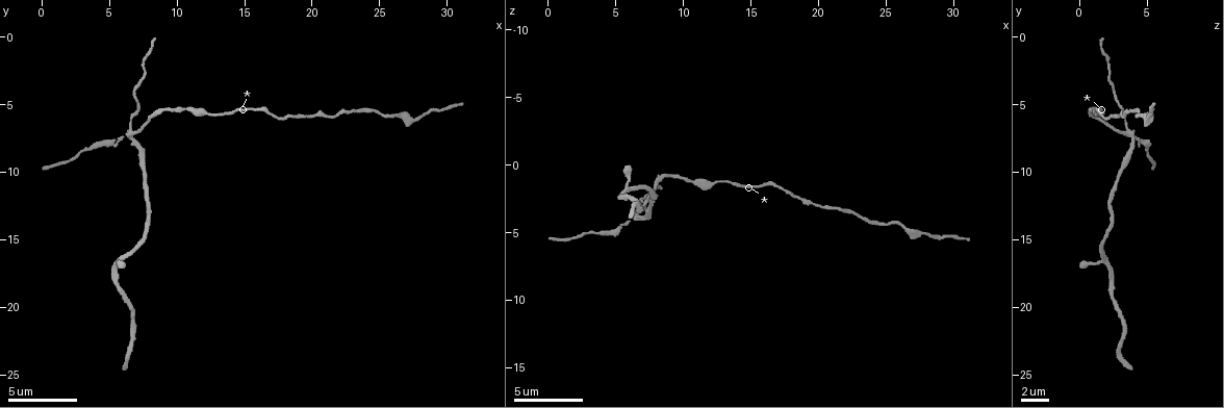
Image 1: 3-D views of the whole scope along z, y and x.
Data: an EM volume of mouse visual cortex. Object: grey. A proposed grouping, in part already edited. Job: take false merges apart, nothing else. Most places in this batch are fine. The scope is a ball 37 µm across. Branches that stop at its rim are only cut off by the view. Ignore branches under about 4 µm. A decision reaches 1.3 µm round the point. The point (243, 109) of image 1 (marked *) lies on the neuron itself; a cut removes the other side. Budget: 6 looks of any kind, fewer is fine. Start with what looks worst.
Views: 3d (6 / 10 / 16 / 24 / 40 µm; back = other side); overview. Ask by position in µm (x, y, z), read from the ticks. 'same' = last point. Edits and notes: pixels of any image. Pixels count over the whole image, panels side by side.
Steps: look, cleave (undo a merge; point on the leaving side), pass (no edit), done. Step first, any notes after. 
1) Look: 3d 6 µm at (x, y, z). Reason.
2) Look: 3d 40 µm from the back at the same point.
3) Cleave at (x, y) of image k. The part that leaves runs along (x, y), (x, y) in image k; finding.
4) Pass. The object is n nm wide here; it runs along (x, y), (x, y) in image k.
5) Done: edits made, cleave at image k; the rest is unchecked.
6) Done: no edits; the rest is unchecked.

Look: 3d 10 µm at (6.6, 7.8, 4.0). Four-way junction.

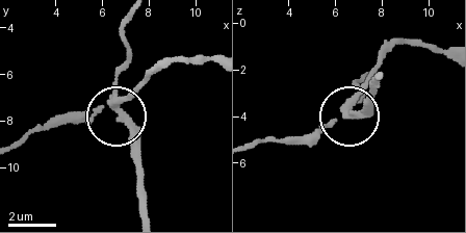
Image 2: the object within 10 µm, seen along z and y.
Look: 3d 10 µm from the back at (6.6, 7.5, 3.9). Other side.

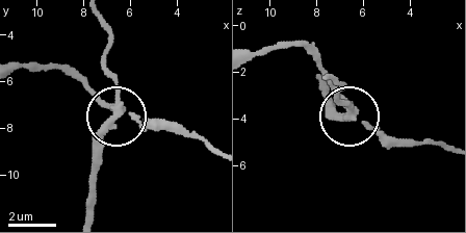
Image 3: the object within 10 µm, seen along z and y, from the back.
Cleave at (98, 139) of image 3. The object is 270 nm wide here; the part that leaves runs along (114, 110), (91, 186), (91, 215) in image 3; a second neuron is stuck on.

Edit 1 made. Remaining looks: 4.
Look: 3d 10 µm at (10.2, 5.4, 1.2). Thick turns thin.

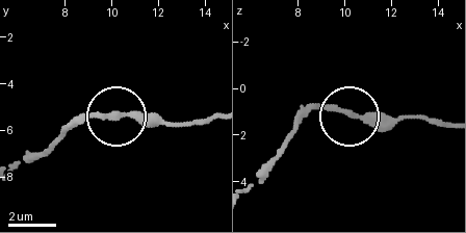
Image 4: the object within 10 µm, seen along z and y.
Pass. It runs along (445, 127), (410, 114), (299, 109) in image 4; one neuron here.

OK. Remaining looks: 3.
Look: 3d 6 µm at (25.8, 6.0, 4.2). Sudden change in width.

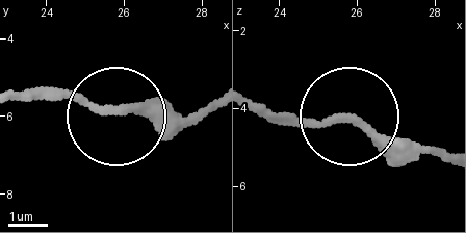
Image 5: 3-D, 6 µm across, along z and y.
Pass. It runs along (19, 92), (69, 92), (128, 111), (204, 111) in image 5; all the same neuron.

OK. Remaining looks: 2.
Done: edits made, cleave at image 3; the rest is unchecked.

